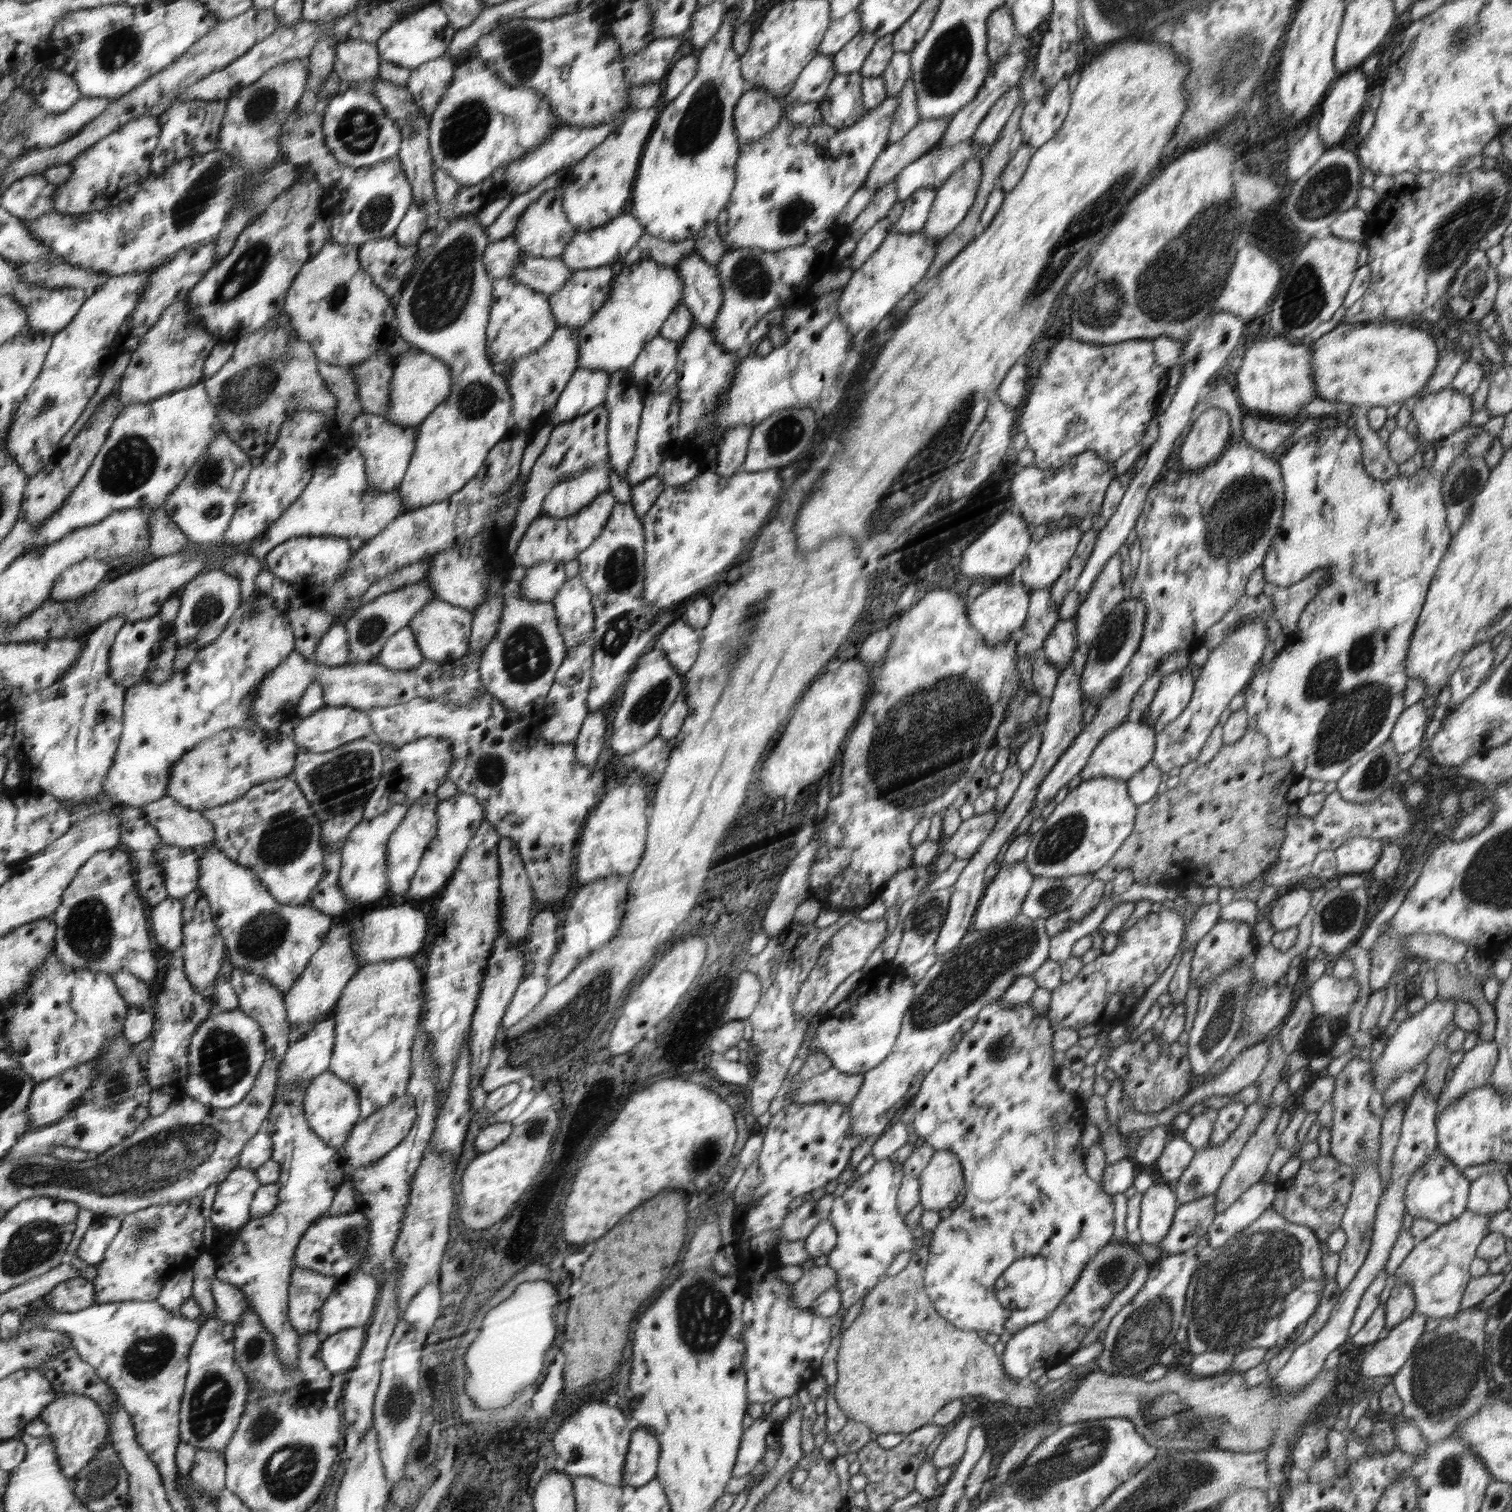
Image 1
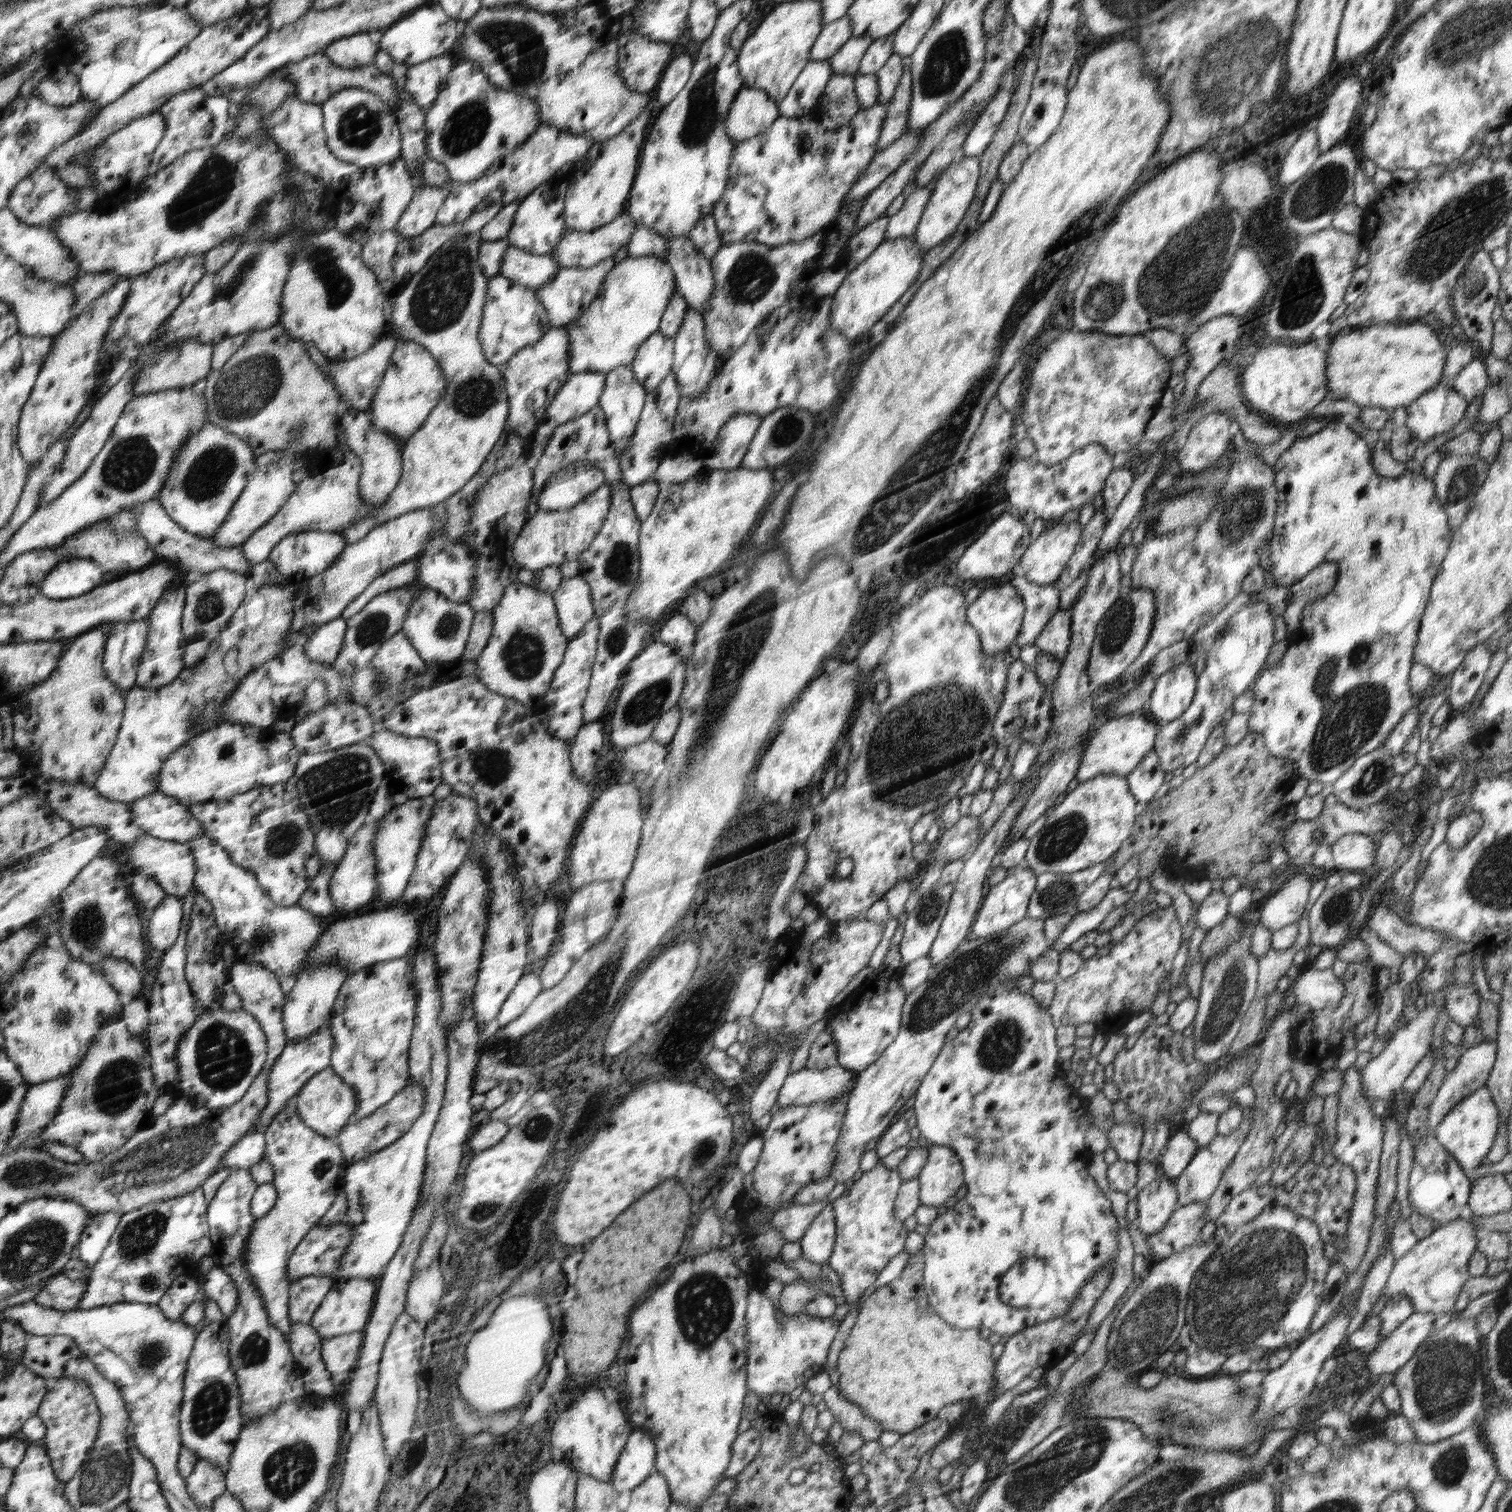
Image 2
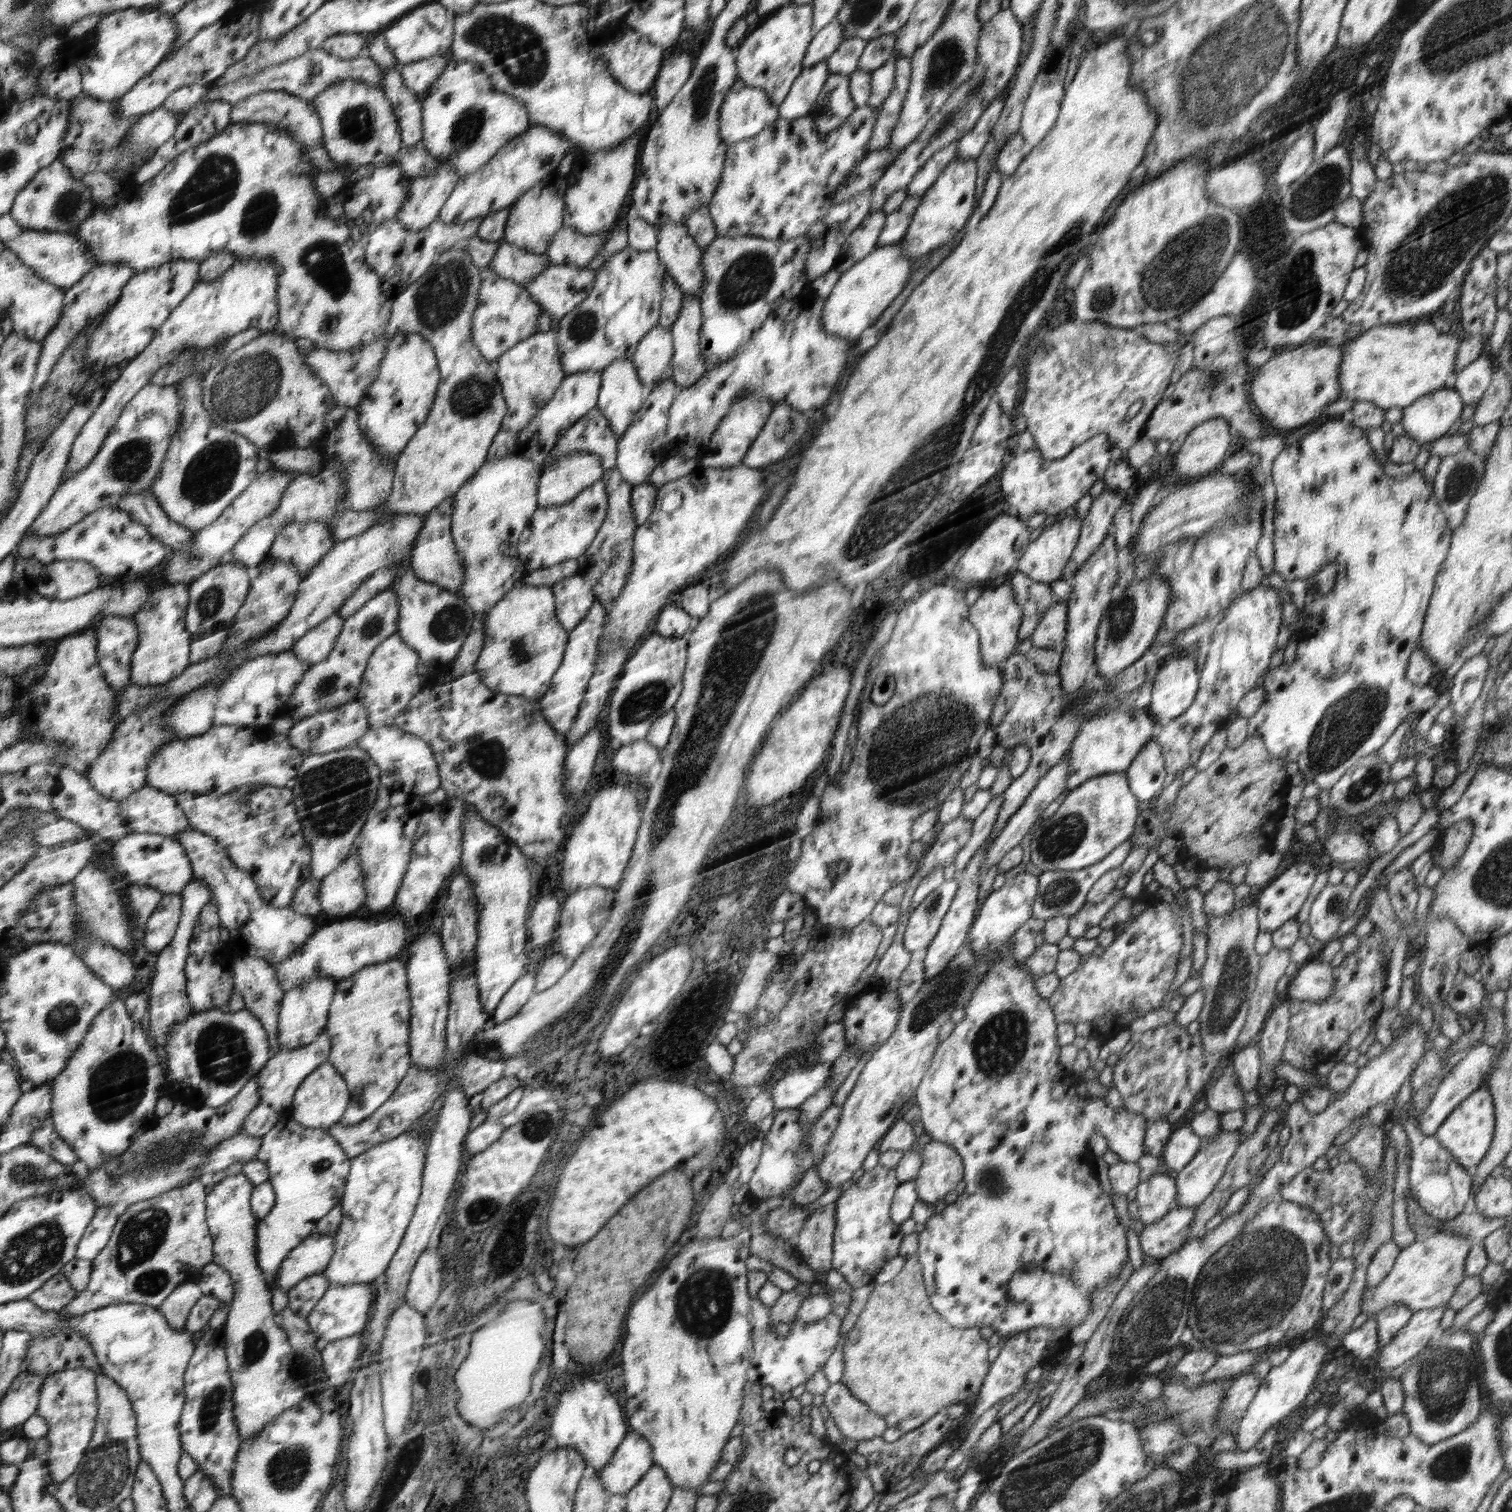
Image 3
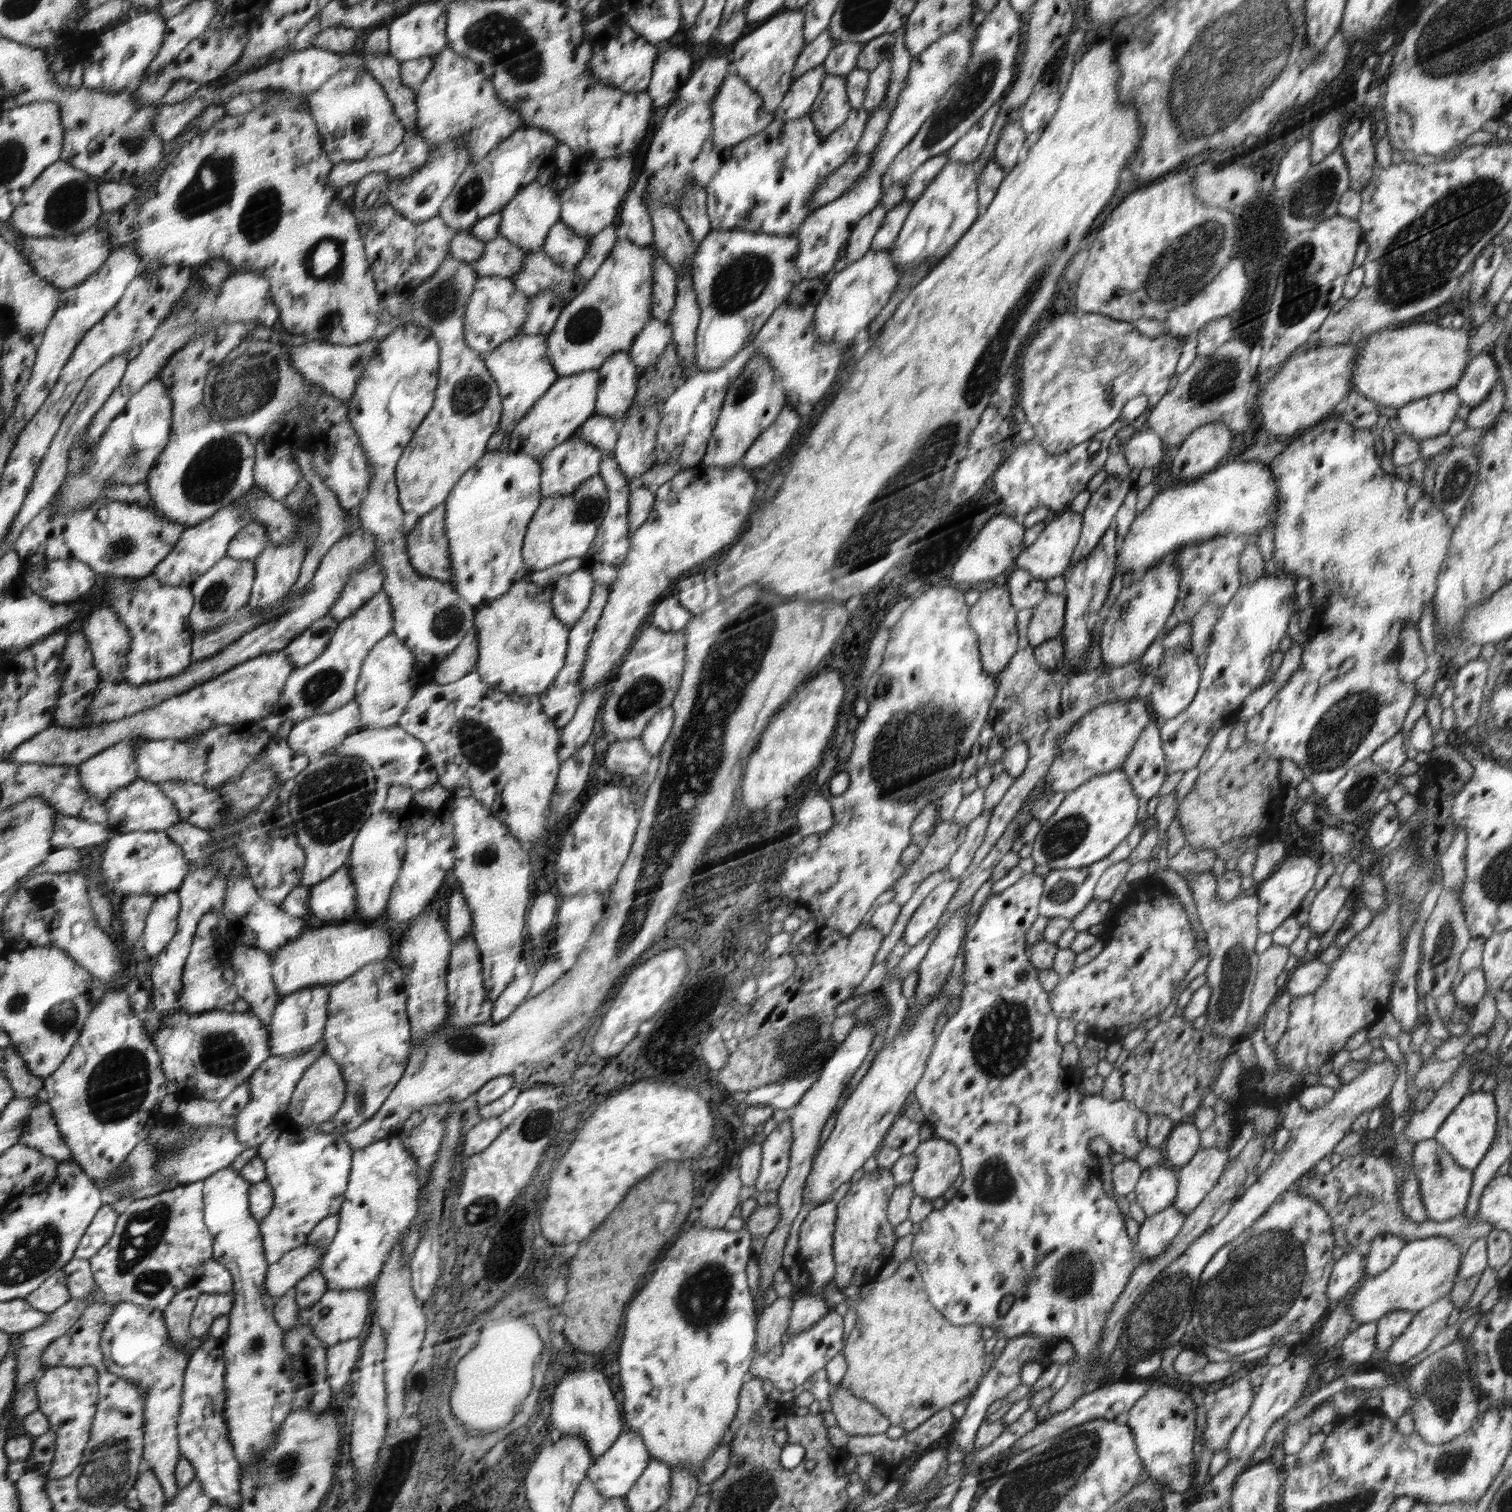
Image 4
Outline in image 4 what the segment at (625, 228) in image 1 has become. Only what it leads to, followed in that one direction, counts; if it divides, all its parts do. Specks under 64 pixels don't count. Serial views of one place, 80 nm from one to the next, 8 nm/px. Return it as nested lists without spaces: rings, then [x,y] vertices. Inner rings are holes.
[[[562,220],[550,229],[545,238],[543,251],[566,270],[574,269],[584,258],[589,247],[589,239],[580,238]]]

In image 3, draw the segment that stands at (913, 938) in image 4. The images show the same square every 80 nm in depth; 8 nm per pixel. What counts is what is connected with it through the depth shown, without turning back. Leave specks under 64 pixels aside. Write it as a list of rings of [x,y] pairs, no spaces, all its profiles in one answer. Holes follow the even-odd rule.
[[[956,878],[945,880],[911,912],[908,927],[904,930],[904,948],[913,956],[922,956],[939,933],[956,891]]]

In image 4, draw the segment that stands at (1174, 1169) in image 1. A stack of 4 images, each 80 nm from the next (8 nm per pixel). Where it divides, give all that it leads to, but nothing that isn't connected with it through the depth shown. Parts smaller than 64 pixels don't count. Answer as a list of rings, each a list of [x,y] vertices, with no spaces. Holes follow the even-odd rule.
[[[1190,1123],[1176,1124],[1165,1141],[1167,1163],[1170,1168],[1183,1167],[1201,1148],[1200,1130]]]

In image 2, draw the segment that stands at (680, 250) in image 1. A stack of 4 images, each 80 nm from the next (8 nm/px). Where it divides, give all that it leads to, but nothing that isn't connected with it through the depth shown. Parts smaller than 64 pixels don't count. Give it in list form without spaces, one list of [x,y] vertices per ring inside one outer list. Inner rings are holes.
[[[636,224],[631,239],[627,243],[627,256],[636,258],[653,254],[665,260],[667,256],[667,240],[655,230]]]

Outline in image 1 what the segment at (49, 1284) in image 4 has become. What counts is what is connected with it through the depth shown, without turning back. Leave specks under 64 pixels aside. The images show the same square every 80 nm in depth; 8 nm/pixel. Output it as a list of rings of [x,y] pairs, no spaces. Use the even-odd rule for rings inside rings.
[[[78,1276],[57,1284],[43,1298],[47,1306],[58,1312],[74,1312],[88,1308],[96,1302],[96,1287],[92,1281]]]

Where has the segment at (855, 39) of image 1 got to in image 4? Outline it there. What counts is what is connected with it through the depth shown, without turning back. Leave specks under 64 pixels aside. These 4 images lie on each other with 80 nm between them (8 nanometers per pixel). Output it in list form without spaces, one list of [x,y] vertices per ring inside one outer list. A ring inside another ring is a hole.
[[[843,42],[835,44],[825,58],[822,68],[824,74],[846,76],[856,69],[858,55],[864,44],[859,42]]]

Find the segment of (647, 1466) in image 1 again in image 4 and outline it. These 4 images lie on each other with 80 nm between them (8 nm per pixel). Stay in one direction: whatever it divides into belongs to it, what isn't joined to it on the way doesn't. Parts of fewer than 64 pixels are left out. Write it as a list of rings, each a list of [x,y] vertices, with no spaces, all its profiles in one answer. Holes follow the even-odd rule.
[[[627,1430],[617,1442],[598,1457],[587,1474],[606,1498],[624,1496],[649,1466],[652,1455],[640,1435]]]

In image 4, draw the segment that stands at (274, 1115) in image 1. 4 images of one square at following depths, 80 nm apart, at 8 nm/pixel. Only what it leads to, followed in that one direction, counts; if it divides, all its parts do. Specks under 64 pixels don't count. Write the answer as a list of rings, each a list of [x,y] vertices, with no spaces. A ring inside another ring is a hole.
[[[295,1123],[275,1129],[266,1140],[257,1147],[257,1155],[268,1167],[265,1181],[273,1188],[276,1198],[272,1212],[260,1222],[261,1235],[264,1239],[265,1259],[268,1264],[281,1260],[289,1250],[306,1244],[309,1234],[329,1214],[338,1213],[345,1202],[345,1192],[352,1172],[353,1150],[342,1134],[323,1133],[318,1126],[304,1127]]]

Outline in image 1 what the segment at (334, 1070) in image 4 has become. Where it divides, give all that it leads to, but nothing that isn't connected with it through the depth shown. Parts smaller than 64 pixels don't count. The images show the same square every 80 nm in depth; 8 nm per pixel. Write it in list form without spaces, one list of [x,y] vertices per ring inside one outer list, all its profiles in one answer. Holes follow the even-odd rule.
[[[326,1070],[308,1082],[303,1109],[308,1126],[332,1149],[341,1153],[353,1126],[357,1124],[360,1118],[359,1098],[352,1086],[345,1079],[338,1078],[338,1075],[335,1075],[333,1071]]]

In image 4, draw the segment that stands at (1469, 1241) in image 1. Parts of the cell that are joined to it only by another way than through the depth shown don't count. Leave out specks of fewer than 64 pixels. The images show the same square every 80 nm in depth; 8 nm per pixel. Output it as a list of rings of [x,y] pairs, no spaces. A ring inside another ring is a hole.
[[[1441,1236],[1425,1239],[1406,1240],[1396,1260],[1384,1271],[1367,1278],[1349,1302],[1353,1320],[1360,1324],[1377,1321],[1381,1316],[1395,1310],[1410,1311],[1415,1314],[1419,1310],[1438,1302],[1440,1298],[1449,1296],[1457,1281],[1460,1261],[1466,1244]]]

